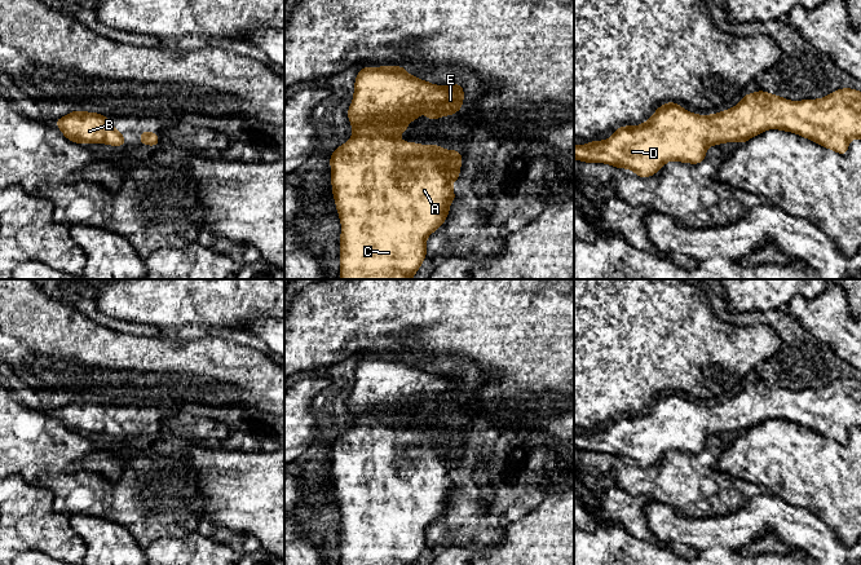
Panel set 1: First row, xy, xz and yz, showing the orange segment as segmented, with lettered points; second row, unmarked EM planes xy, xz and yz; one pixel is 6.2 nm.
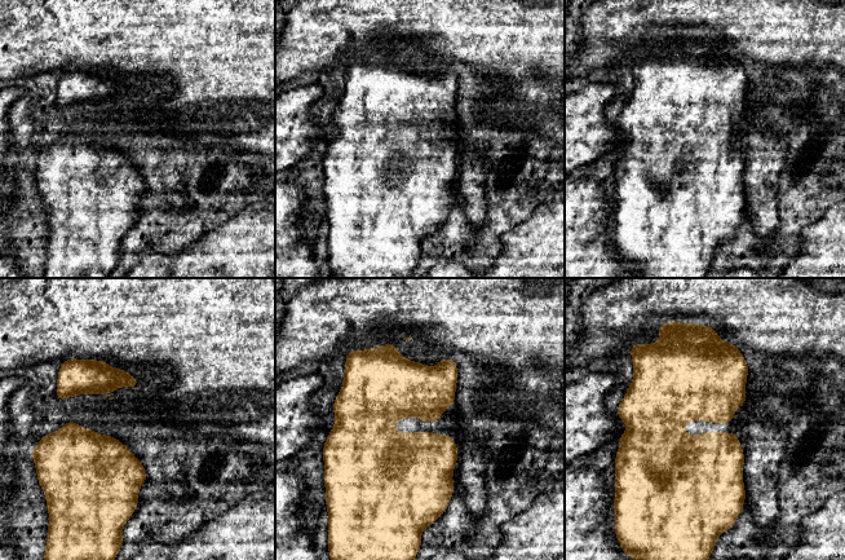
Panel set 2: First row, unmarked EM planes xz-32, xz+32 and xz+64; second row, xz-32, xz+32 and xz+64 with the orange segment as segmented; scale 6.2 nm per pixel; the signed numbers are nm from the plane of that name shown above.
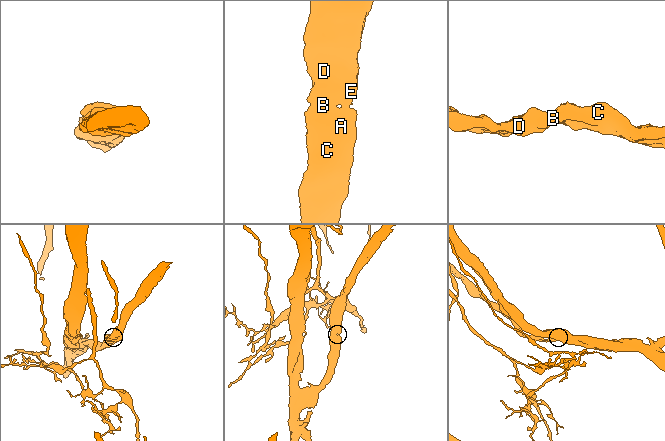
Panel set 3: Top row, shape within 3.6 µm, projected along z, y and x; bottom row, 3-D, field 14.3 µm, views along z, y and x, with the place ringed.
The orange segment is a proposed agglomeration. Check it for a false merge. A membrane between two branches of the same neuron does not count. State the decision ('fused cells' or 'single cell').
single cell

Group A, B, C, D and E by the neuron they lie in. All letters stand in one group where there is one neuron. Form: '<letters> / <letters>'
A B C D E

